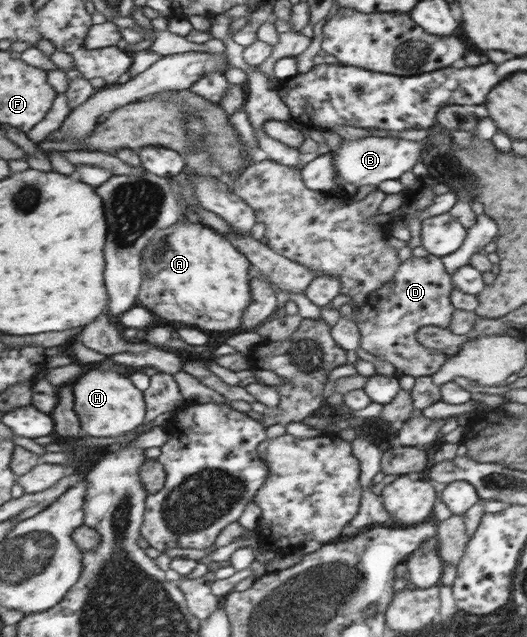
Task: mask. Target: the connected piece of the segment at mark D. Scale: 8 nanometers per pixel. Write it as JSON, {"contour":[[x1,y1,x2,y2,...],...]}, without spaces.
{"contour":[[438,256,412,257,402,262,395,278,372,294,368,303,362,305,359,316,355,319,361,331,361,348,382,360,393,363,402,374,411,375,415,379,434,375,447,362,447,352,420,343,418,333,424,326,449,329,457,310,451,300,452,290,452,278,445,273,442,259]]}

